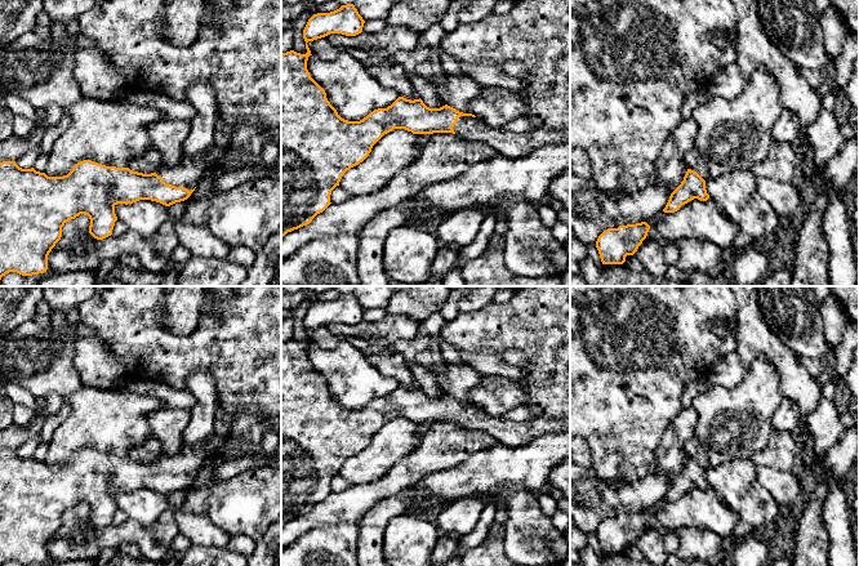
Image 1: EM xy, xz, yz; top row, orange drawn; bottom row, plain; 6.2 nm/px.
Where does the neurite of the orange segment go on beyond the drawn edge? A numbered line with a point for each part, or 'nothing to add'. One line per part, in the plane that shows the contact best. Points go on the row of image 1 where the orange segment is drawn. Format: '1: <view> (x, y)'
1: xy (188, 172)

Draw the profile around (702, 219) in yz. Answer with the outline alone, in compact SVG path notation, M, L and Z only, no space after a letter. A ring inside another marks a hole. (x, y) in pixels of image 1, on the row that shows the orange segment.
M711 197L707 201L694 199L675 213L660 210L653 218L647 219L646 223L650 226L646 239L669 241L671 244L677 244L680 240L690 237L707 239L715 242L721 250L731 246L735 237L742 233L742 229L718 210Z

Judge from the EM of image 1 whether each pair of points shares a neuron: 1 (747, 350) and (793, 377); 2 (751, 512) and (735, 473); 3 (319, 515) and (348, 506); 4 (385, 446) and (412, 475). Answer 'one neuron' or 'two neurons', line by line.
1: one neuron
2: one neuron
3: one neuron
4: two neurons

